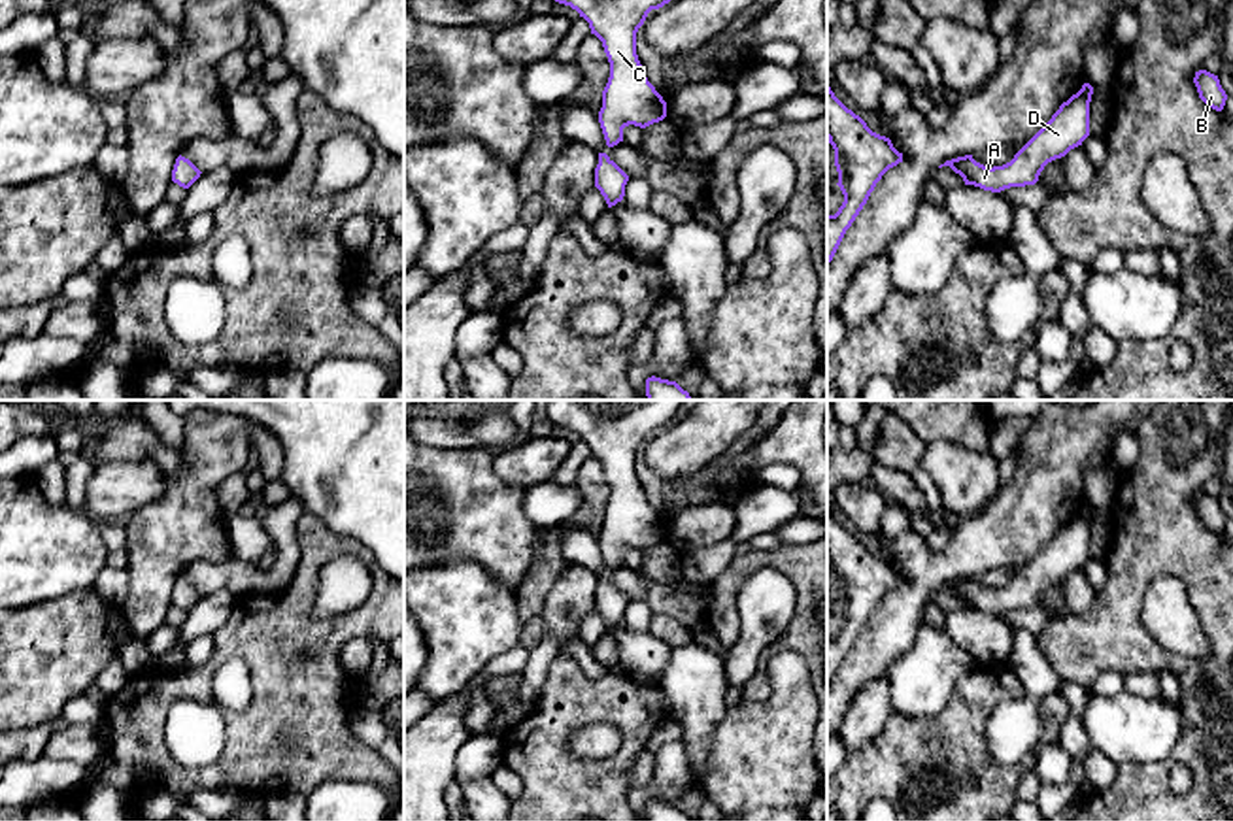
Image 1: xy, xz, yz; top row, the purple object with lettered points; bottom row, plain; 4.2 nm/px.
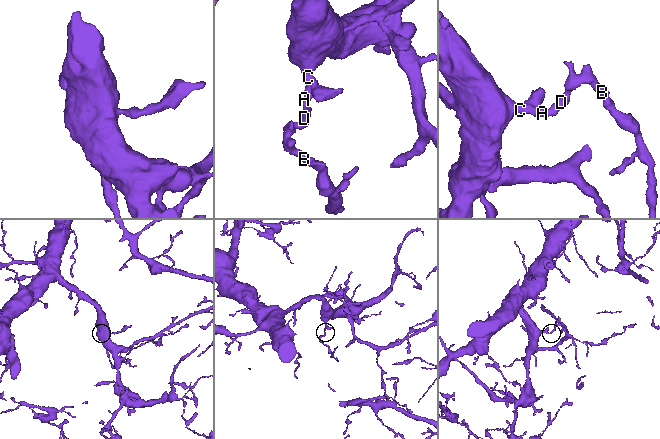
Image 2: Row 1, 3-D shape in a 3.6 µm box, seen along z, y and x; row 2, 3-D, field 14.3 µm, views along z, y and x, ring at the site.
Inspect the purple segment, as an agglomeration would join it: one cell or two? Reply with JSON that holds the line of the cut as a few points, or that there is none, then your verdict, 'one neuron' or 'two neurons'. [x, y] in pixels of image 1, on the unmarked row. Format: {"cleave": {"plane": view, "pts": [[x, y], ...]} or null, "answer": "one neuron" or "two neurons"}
{"cleave": null, "answer": "one neuron"}

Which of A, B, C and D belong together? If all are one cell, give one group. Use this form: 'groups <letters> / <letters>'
groups A B C D

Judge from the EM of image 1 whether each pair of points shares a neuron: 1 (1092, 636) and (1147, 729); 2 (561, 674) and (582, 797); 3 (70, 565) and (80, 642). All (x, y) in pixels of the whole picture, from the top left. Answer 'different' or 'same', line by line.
1: different
2: same
3: different

